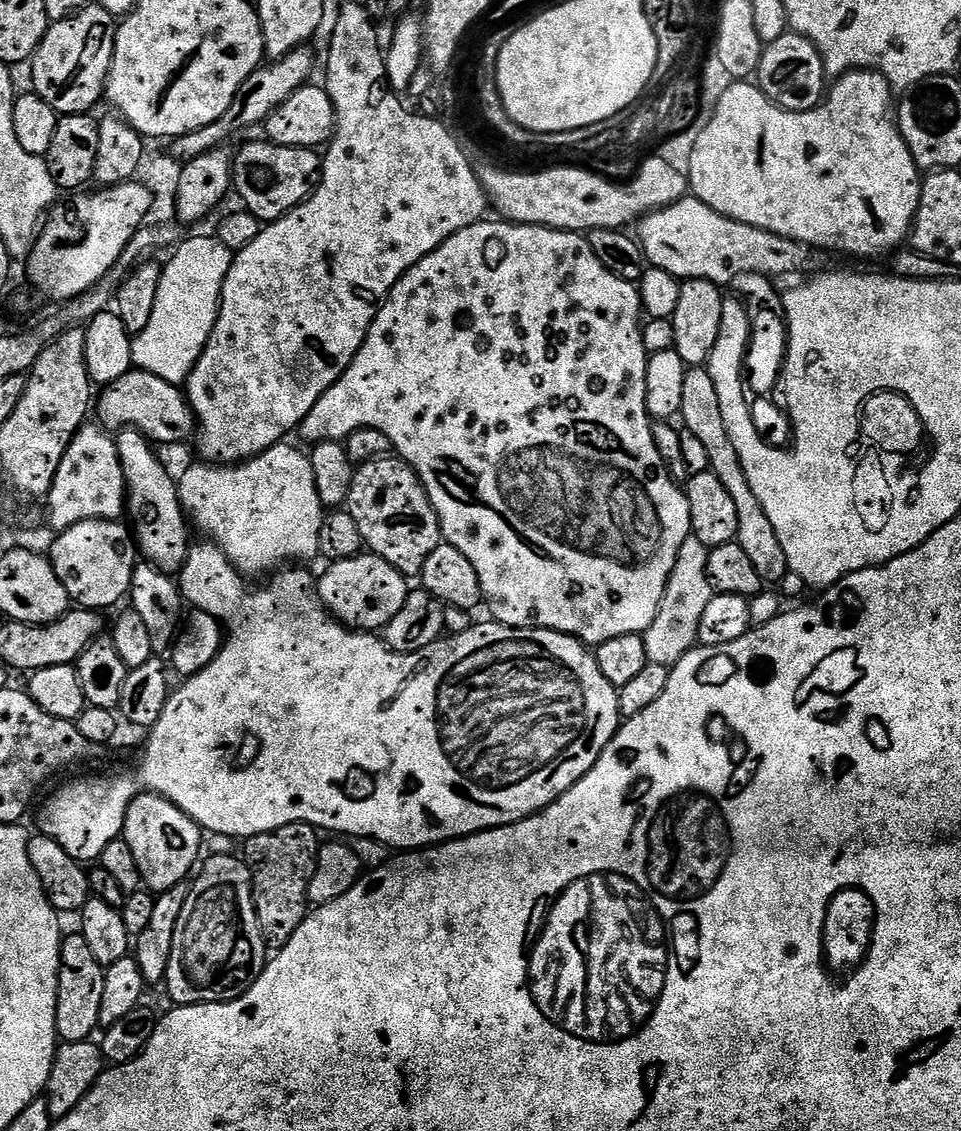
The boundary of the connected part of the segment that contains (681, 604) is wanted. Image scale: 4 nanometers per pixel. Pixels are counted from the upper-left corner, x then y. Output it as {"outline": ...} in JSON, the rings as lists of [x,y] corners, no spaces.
{"outline":[[[689,542],[680,547],[680,553],[674,562],[674,570],[668,579],[658,614],[652,625],[648,627],[648,631],[643,633],[650,664],[671,666],[697,647],[698,622],[702,622],[706,602],[710,602],[714,595],[713,586],[708,581],[708,554],[709,549],[695,542]]]}

